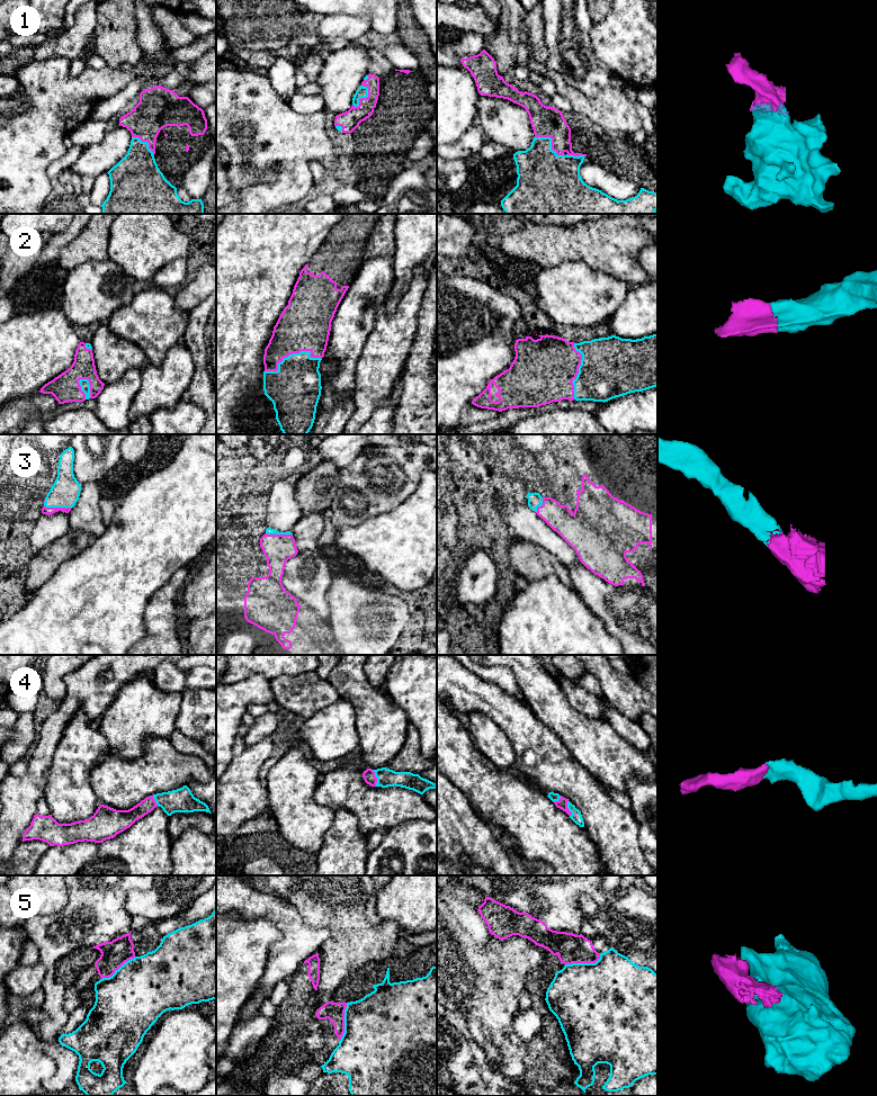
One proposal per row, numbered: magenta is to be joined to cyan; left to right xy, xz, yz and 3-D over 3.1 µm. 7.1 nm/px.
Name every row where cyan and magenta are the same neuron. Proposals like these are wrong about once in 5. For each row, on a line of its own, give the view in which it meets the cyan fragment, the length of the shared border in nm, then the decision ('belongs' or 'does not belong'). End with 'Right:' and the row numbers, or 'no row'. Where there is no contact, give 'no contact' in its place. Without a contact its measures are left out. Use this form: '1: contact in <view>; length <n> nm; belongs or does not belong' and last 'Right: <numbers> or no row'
1: contact in yz; length 240 nm; belongs
2: contact in xz; length 420 nm; belongs
3: contact in xy; length 200 nm; belongs
4: contact in xz; length 120 nm; belongs
5: contact in yz; length 260 nm; does not belong
Right: 1, 2, 3, 4

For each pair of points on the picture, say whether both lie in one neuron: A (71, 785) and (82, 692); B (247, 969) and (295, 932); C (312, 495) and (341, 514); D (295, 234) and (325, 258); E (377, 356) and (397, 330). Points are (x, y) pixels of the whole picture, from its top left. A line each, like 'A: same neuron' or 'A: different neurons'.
A: different neurons
B: different neurons
C: different neurons
D: different neurons
E: same neuron

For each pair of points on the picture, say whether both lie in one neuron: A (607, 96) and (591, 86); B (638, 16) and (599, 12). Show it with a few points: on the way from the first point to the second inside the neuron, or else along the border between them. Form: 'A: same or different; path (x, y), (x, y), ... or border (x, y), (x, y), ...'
A: different; border (608, 83), (594, 96), (585, 96), (573, 87)
B: different; border (609, 11), (601, 20), (593, 23)

